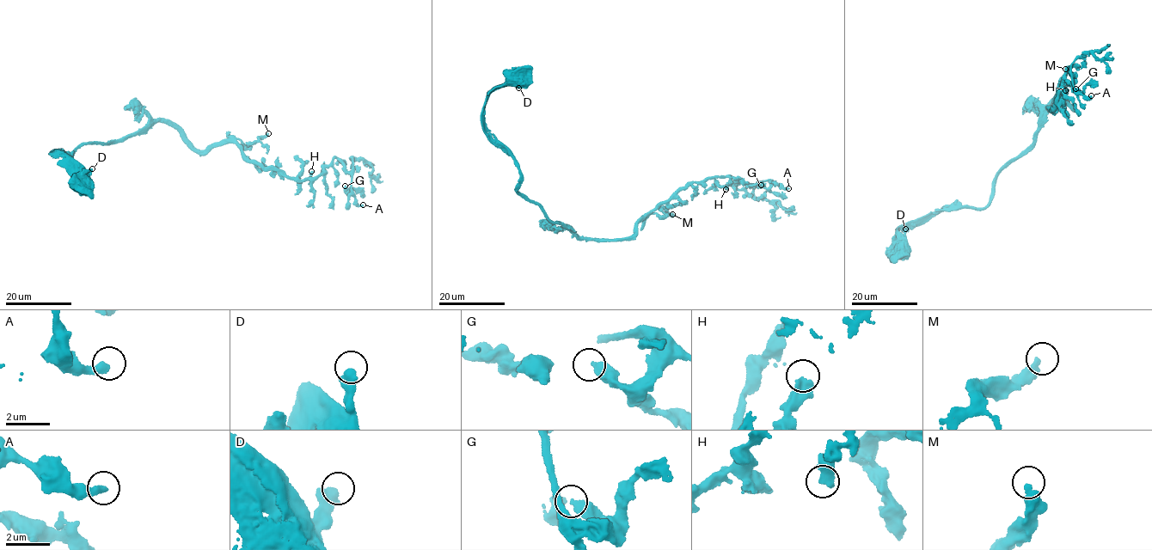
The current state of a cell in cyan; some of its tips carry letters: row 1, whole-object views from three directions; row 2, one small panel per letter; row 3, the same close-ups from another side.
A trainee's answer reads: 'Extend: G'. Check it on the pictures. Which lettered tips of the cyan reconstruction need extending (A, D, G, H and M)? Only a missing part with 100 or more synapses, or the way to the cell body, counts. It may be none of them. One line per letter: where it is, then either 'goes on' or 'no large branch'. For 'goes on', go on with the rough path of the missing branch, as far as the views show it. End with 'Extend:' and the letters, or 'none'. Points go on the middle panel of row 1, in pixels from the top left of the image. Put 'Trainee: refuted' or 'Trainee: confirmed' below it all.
A: (788, 188) | no large branch
D: (518, 88) | no large branch
G: (761, 185) | no large branch
H: (726, 189) | no large branch
M: (672, 214) | no large branch
Extend: none
Trainee: refuted

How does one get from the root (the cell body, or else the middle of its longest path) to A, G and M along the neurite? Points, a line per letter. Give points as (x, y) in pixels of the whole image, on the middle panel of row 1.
A: (515, 80), (489, 92), (487, 132), (514, 161), (518, 193), (579, 236), (629, 237), (714, 177), (788, 188)
G: (515, 80), (489, 92), (487, 132), (514, 161), (518, 193), (579, 236), (629, 237), (695, 182), (761, 185)
M: (515, 80), (489, 92), (486, 130), (548, 219), (611, 240), (672, 214)

